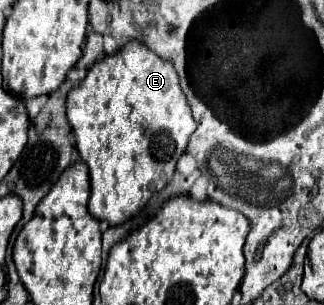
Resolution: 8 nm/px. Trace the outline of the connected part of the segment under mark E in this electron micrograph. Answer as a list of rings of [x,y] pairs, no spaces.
[[[129,41],[117,53],[95,61],[79,87],[69,91],[69,111],[77,151],[89,167],[91,199],[89,213],[111,225],[121,225],[133,217],[153,193],[161,191],[173,177],[177,159],[185,153],[189,135],[195,131],[195,121],[185,93],[179,85],[177,71],[171,61],[161,59],[139,41]]]

